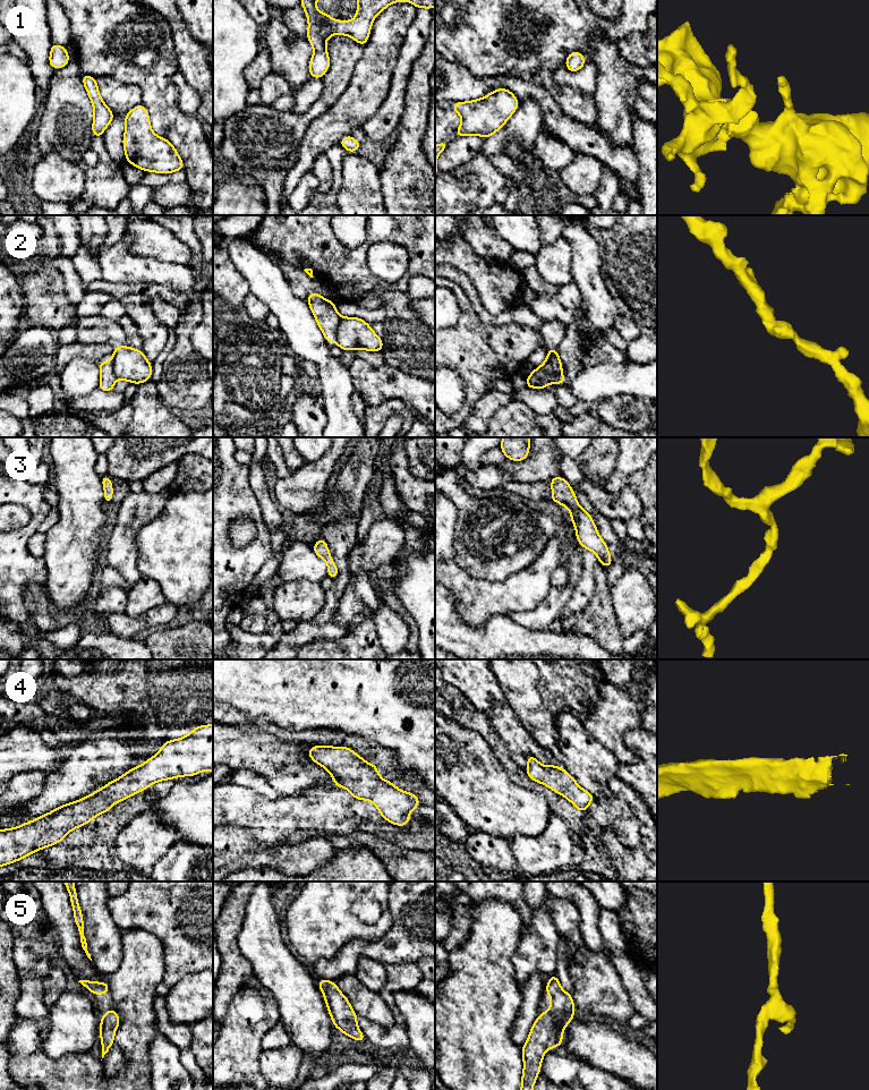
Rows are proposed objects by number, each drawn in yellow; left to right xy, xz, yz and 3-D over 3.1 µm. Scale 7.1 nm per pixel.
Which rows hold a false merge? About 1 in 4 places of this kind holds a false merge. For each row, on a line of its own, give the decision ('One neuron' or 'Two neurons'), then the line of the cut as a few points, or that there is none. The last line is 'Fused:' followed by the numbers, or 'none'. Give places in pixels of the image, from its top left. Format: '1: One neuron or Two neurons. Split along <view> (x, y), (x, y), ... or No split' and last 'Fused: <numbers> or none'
1: One neuron. No split
2: Two neurons. Split along xz (341, 317), (338, 324), (337, 341)
3: One neuron. No split
4: One neuron. No split
5: One neuron. No split
Fused: 2

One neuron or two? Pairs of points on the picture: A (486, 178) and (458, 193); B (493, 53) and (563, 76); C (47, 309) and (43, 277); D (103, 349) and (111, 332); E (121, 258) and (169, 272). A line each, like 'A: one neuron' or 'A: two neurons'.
A: one neuron
B: two neurons
C: one neuron
D: two neurons
E: one neuron

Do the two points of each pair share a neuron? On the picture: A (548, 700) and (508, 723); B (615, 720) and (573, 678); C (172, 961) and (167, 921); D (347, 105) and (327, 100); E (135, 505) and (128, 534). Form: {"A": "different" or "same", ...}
{"A": "different", "B": "different", "C": "same", "D": "different", "E": "same"}

